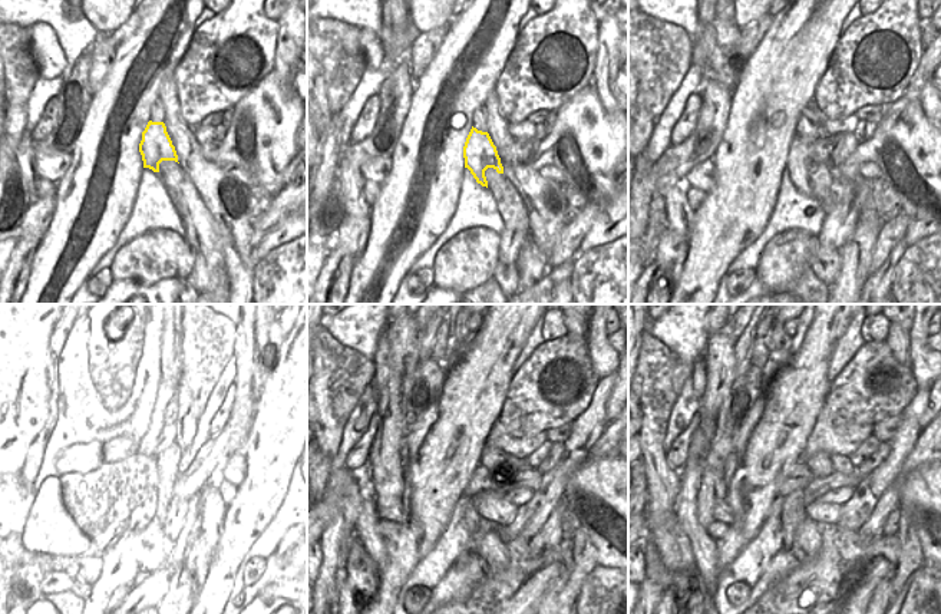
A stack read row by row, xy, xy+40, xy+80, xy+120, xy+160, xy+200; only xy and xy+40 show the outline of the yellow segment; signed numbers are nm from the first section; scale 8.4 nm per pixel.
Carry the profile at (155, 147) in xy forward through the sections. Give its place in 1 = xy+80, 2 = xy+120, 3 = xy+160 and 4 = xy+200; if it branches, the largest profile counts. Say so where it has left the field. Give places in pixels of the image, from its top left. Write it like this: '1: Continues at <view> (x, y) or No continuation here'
1: Continues at xy+80 (811, 175)
2: Continues at xy+120 (168, 504)
3: Continues at xy+160 (491, 505)
4: Continues at xy+200 (819, 512)

